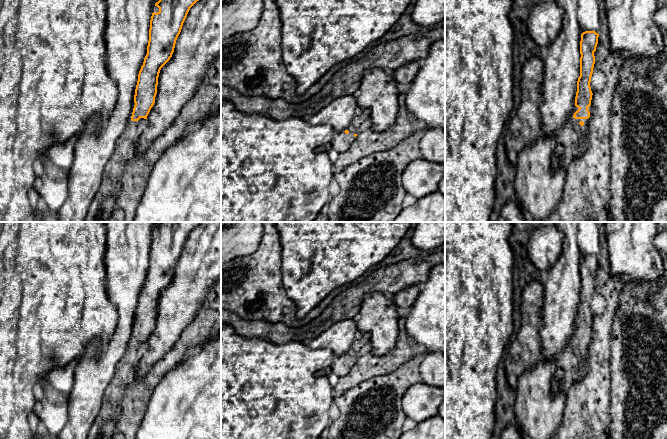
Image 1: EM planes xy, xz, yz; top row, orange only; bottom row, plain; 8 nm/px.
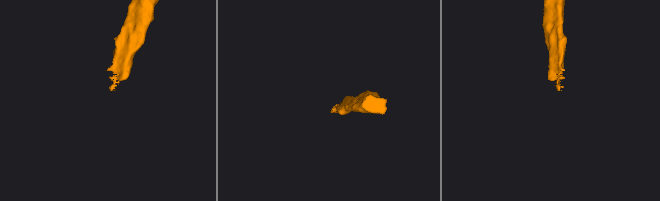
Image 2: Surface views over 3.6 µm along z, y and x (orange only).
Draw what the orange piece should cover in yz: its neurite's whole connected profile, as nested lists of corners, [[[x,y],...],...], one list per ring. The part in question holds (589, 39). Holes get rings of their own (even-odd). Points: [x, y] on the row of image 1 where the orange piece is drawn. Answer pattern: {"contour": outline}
{"contour": [[[585,31],[580,41],[580,76],[577,81],[575,107],[563,130],[556,136],[556,154],[561,157],[565,168],[585,151],[588,125],[591,115],[591,77],[595,64],[594,52],[599,34]]]}

